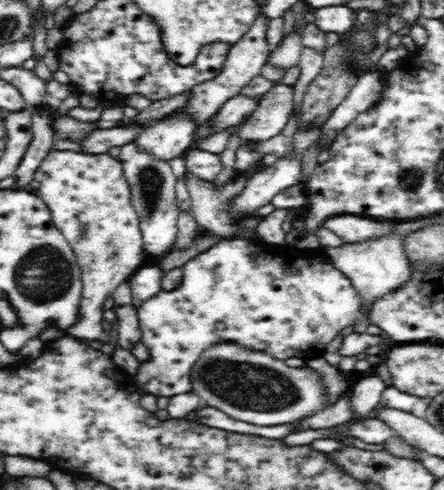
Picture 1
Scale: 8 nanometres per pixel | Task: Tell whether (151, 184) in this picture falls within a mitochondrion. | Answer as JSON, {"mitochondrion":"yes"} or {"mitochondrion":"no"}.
{"mitochondrion":"yes"}

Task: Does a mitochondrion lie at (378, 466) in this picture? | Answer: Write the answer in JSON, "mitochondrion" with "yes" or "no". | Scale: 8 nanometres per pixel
{"mitochondrion":"no"}

